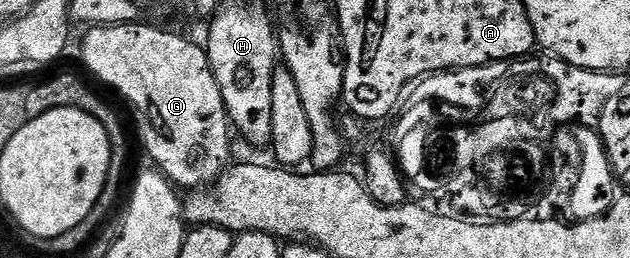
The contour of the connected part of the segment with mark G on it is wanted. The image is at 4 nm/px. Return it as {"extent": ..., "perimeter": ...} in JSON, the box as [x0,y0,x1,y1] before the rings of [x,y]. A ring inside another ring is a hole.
{"extent":[84,24,234,191],"perimeter":[[[140,24],[89,28],[84,37],[84,65],[98,80],[117,89],[136,108],[140,141],[144,144],[145,151],[156,160],[155,168],[159,172],[184,191],[211,186],[229,168],[228,156],[232,153],[234,133],[230,128],[228,109],[212,74],[205,46],[195,45],[176,33]]]}

